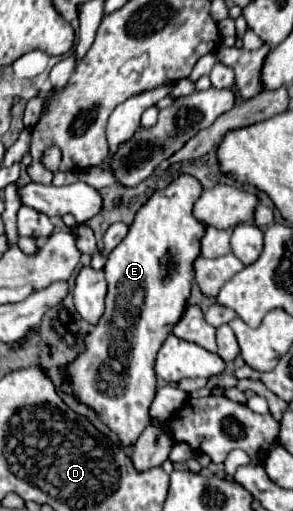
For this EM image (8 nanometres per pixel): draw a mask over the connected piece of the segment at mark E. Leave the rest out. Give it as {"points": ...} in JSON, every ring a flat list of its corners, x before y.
{"points":[[181,175,165,189,155,191,151,199,137,211,135,221,129,227,129,235,109,253,103,267,105,279,109,283,109,291,105,297,105,313,85,337,85,355,79,355,69,365,71,381,65,385,65,391,73,391,83,403,95,409,99,419,119,435,123,445,135,443,143,429,151,423,149,405,157,389,157,377,153,371,155,355,175,327,177,319,181,319,187,305,187,297,191,293,193,259,199,255,199,239,201,231,205,229,203,223,193,219,191,211,201,191,203,187,195,177]]}

